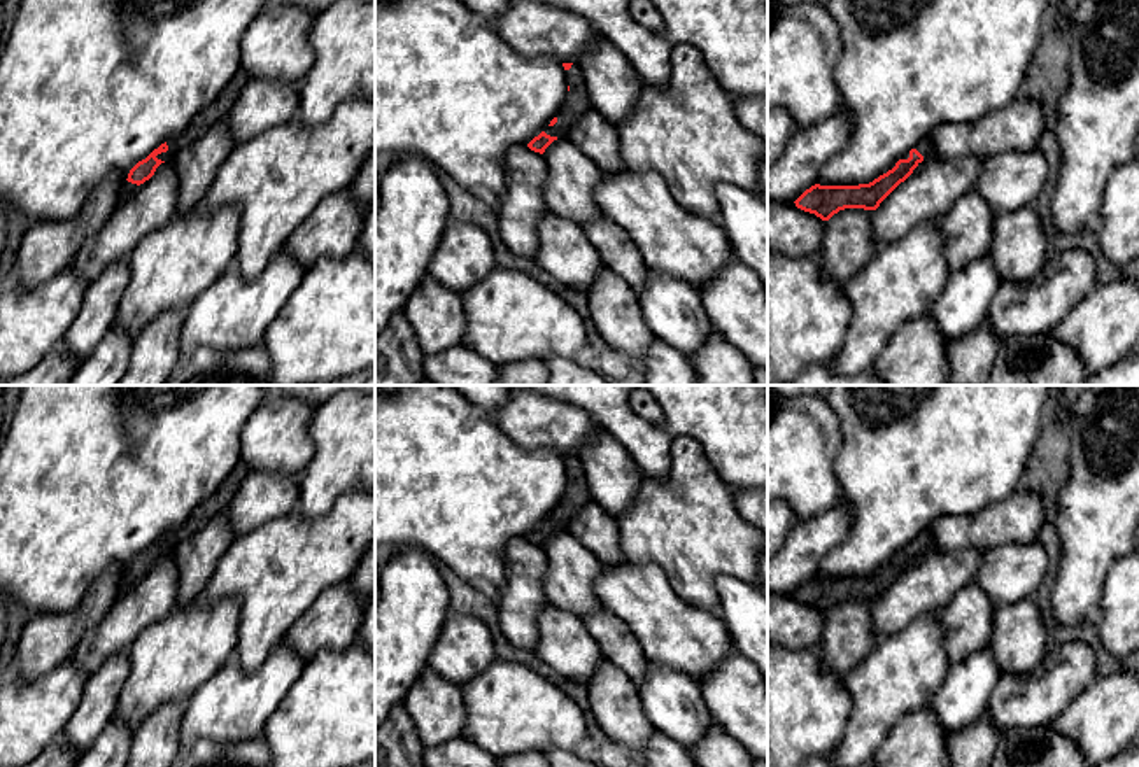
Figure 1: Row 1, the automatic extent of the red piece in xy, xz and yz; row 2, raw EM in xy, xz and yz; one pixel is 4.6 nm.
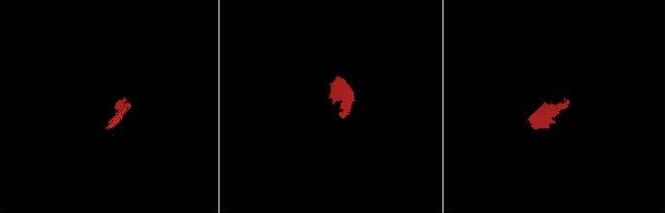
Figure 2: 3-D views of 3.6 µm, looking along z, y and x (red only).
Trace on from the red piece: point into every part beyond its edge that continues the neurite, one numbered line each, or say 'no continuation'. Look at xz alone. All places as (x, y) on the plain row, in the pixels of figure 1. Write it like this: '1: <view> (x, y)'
1: xz (577, 494)

